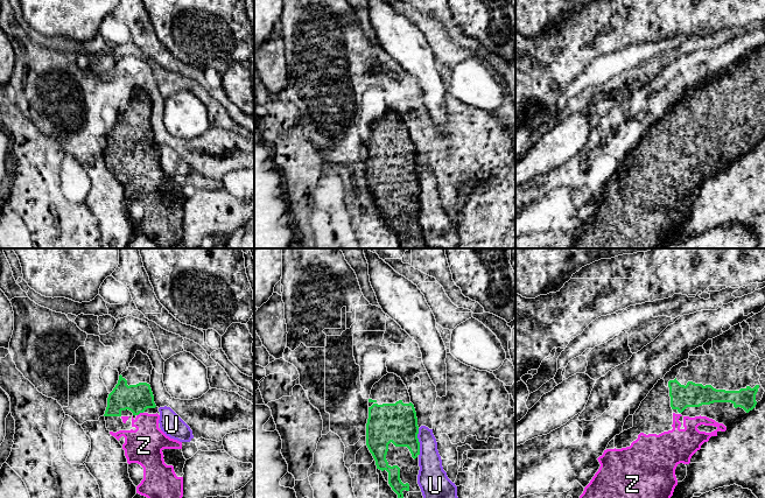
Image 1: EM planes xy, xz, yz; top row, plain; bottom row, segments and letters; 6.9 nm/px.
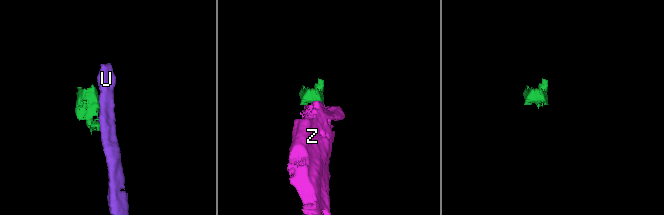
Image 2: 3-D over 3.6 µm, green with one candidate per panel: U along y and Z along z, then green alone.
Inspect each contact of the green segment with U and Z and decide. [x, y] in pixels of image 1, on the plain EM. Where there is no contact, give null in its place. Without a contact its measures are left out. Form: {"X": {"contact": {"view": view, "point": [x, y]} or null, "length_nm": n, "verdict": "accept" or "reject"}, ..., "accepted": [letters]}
{"U": {"contact": {"view": "xz", "point": [419, 181]}, "length_nm": 190, "verdict": "reject"}, "Z": {"contact": {"view": "xy", "point": [139, 152]}, "length_nm": 50, "verdict": "accept"}, "accepted": ["Z"]}

